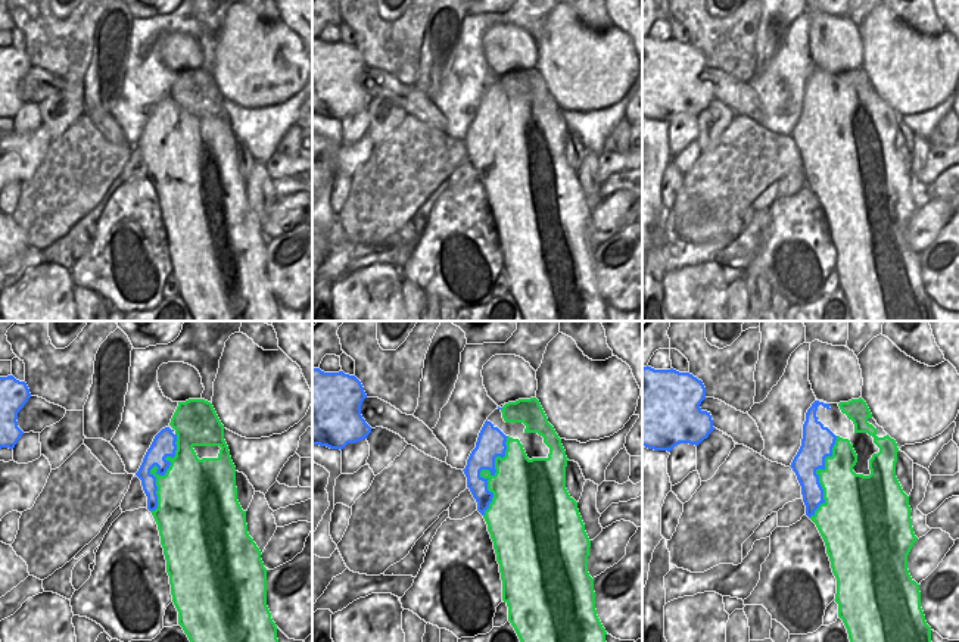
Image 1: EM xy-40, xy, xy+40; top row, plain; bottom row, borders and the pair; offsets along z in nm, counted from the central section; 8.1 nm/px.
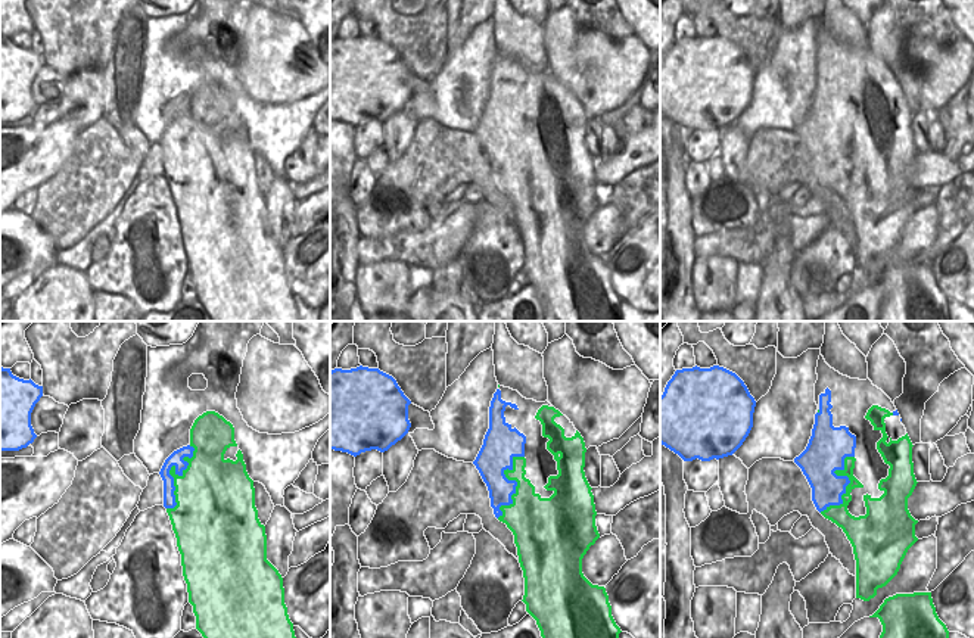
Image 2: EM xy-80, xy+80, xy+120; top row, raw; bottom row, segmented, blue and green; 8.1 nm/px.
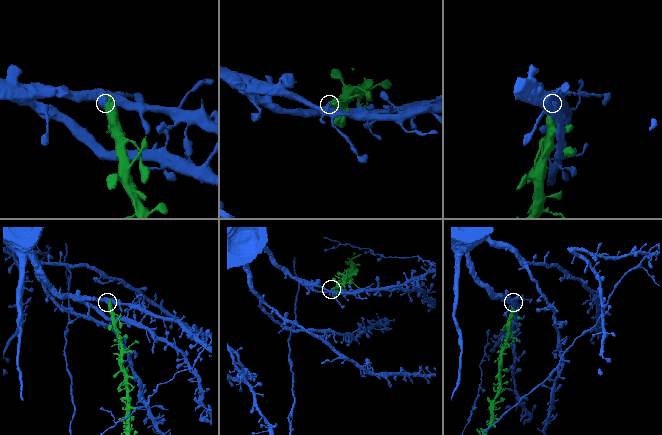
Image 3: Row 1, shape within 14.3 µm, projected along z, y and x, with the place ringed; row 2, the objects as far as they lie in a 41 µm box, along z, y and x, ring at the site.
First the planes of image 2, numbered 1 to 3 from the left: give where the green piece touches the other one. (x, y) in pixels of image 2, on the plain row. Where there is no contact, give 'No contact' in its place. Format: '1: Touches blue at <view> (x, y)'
1: Touches blue at xy-80 (171, 136)
2: Touches blue at xy+80 (516, 152)
3: Touches blue at xy+120 (849, 151)

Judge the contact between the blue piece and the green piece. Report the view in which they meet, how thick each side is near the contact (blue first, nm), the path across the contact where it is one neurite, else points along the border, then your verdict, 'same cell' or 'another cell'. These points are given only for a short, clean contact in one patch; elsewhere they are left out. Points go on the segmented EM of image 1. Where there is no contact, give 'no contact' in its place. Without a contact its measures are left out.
contact in xy-40; calibres 190 and 480 nm; another cell

